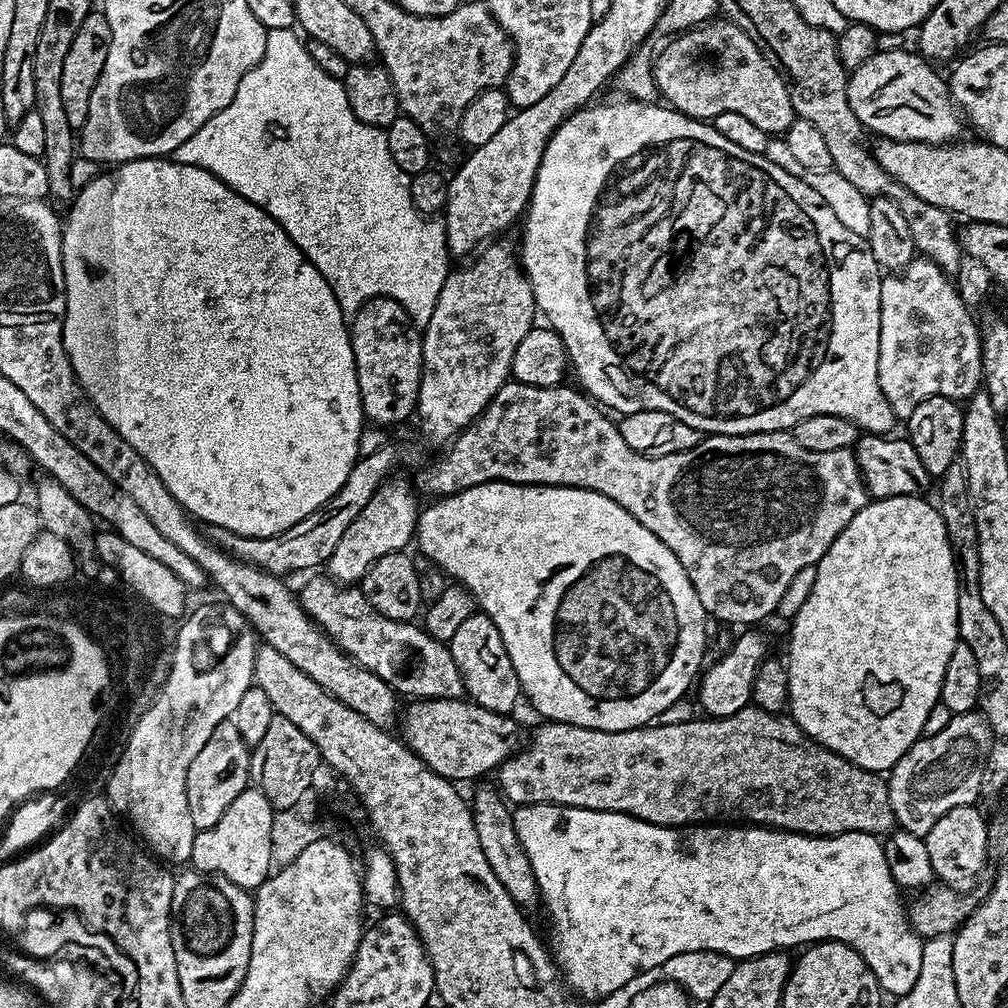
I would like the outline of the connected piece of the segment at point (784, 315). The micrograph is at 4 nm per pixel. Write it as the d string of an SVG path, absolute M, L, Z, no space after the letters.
M713 18L667 42L669 44L654 60L656 90L681 113L663 108L660 102L631 98L580 108L564 120L550 138L522 220L524 237L518 243L520 266L528 275L543 319L545 316L548 319L545 321L564 339L571 371L580 379L579 387L605 409L613 408L608 409L613 413L629 416L642 410L662 410L674 414L674 418L686 422L686 426L694 426L702 434L745 436L755 432L783 432L802 422L802 418L814 418L814 414L838 414L838 418L854 422L864 434L891 433L898 418L878 386L882 269L868 249L867 239L842 226L834 210L822 202L818 190L810 190L806 182L794 178L794 174L786 174L782 166L774 166L767 156L751 153L730 142L708 123L720 114L733 111L767 134L787 132L797 115L784 79L766 58L762 58L752 39L727 18Z

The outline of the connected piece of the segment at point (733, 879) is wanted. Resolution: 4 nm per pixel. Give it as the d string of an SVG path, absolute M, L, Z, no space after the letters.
M525 804L517 807L512 814L512 824L516 827L518 838L522 842L522 846L526 850L526 854L532 863L532 869L535 870L540 882L540 898L543 907L548 907L548 916L552 919L552 944L550 940L550 955L556 962L556 967L562 973L562 979L569 989L577 997L583 998L588 1002L600 1000L603 996L612 996L619 988L624 988L632 979L635 978L636 972L648 972L651 970L659 970L661 966L670 958L674 958L674 954L686 954L690 950L706 950L707 952L717 952L723 956L729 956L734 961L748 960L751 956L761 956L767 952L779 952L781 950L799 949L801 946L811 946L821 940L841 940L846 946L853 948L856 953L864 959L866 966L870 966L870 970L874 974L874 978L879 982L881 989L885 993L890 994L889 997L895 998L906 995L910 989L914 987L914 982L918 982L918 974L922 971L922 946L924 940L912 928L909 913L906 911L906 904L900 901L902 890L894 882L894 878L890 874L890 866L886 866L886 854L884 853L884 845L873 833L870 832L847 832L846 834L838 834L837 836L803 836L797 832L783 832L781 828L762 828L759 826L729 826L724 822L714 824L694 824L691 826L681 826L679 828L663 828L661 824L651 824L645 820L639 820L633 816L627 816L621 812L599 812L598 810L586 810L585 808L567 808L561 804Z

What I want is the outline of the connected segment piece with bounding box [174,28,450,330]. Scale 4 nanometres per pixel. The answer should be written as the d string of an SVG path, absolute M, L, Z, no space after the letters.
M292 28L268 29L266 54L262 54L258 66L250 69L242 78L242 82L238 82L238 90L230 106L218 110L214 118L210 118L197 132L190 134L190 138L186 138L182 146L178 146L174 159L178 164L198 166L214 173L222 183L230 186L239 196L246 198L263 212L267 212L270 218L274 218L274 222L278 222L278 226L286 230L286 234L300 247L304 257L315 266L318 274L326 278L330 290L334 290L334 298L338 298L338 306L345 318L355 316L357 310L368 300L376 296L388 296L408 311L408 319L417 329L422 330L430 322L430 314L434 314L438 294L442 294L442 286L450 271L450 265L448 265L450 253L443 219L429 218L416 209L410 198L410 178L402 170L398 170L398 162L390 158L387 131L366 126L361 120L354 118L354 110L350 110L350 98L346 98L343 80L330 78L330 74L326 74L326 70L322 70L322 66L318 66L318 62L310 58L307 43Z

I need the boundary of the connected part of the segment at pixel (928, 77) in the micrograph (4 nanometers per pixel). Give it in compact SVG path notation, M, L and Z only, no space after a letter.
M907 47L879 51L873 54L862 66L851 69L848 77L848 101L850 110L858 122L869 133L877 132L877 137L885 140L924 140L928 144L947 144L955 141L962 125L962 116L952 102L947 79L935 72L933 65L920 55L919 51L910 52Z

